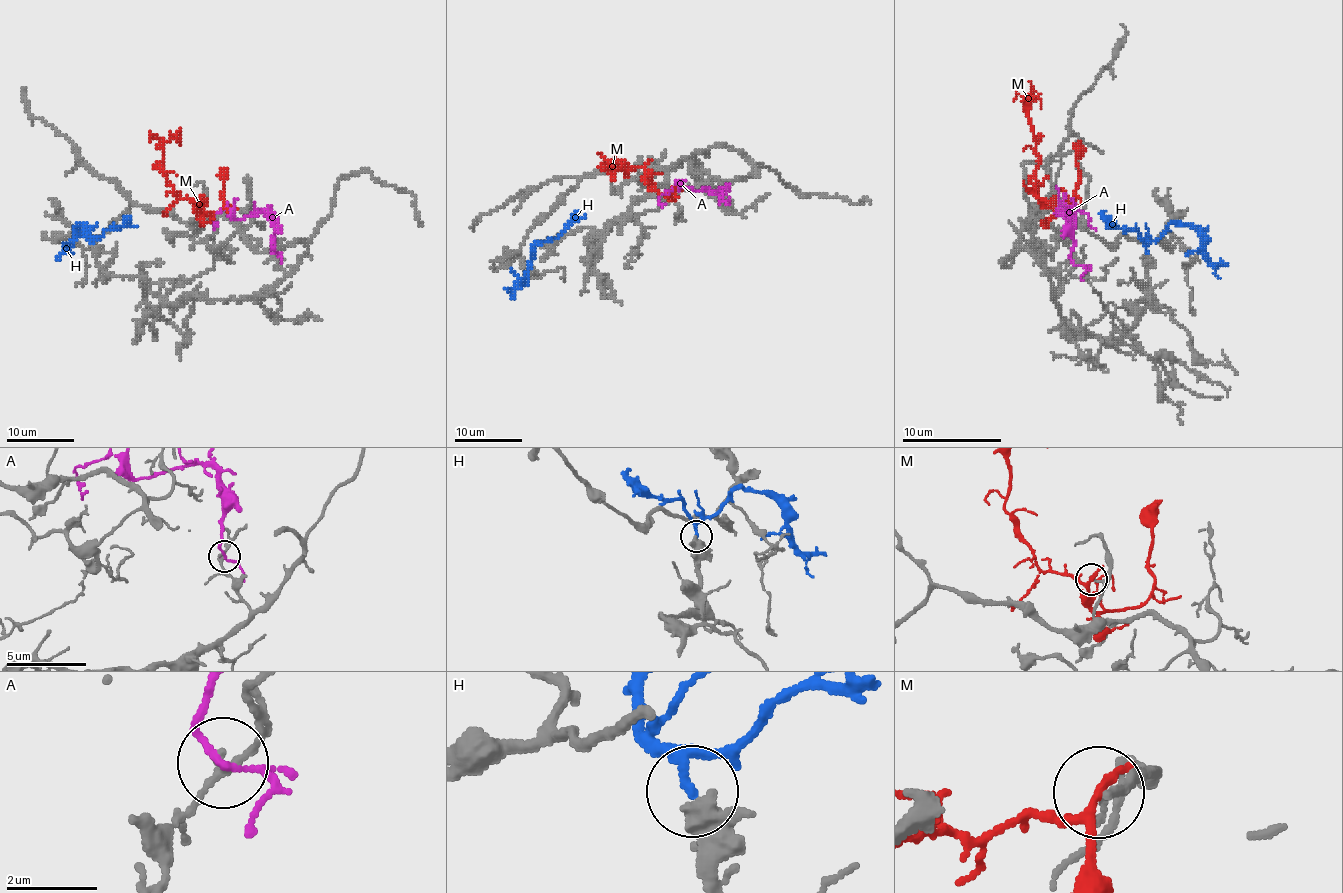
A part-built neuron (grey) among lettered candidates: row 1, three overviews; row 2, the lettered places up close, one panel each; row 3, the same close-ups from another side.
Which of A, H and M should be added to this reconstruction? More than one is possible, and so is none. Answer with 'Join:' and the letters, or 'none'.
Join: H

